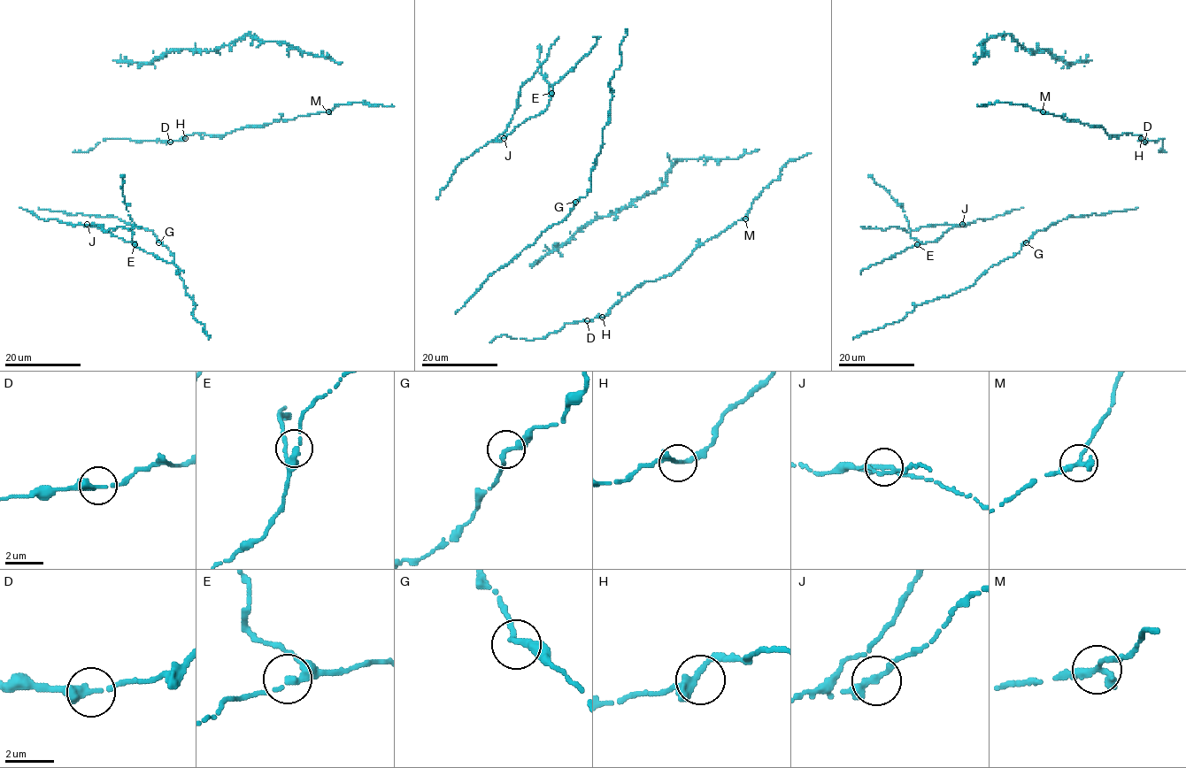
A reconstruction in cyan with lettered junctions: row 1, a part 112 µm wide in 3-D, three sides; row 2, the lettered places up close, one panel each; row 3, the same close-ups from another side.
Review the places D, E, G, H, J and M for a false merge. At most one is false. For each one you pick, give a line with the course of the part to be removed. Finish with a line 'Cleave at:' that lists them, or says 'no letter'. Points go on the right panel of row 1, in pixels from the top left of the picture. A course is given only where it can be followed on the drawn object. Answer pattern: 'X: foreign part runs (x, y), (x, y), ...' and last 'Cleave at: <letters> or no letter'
Cleave at: no letter

